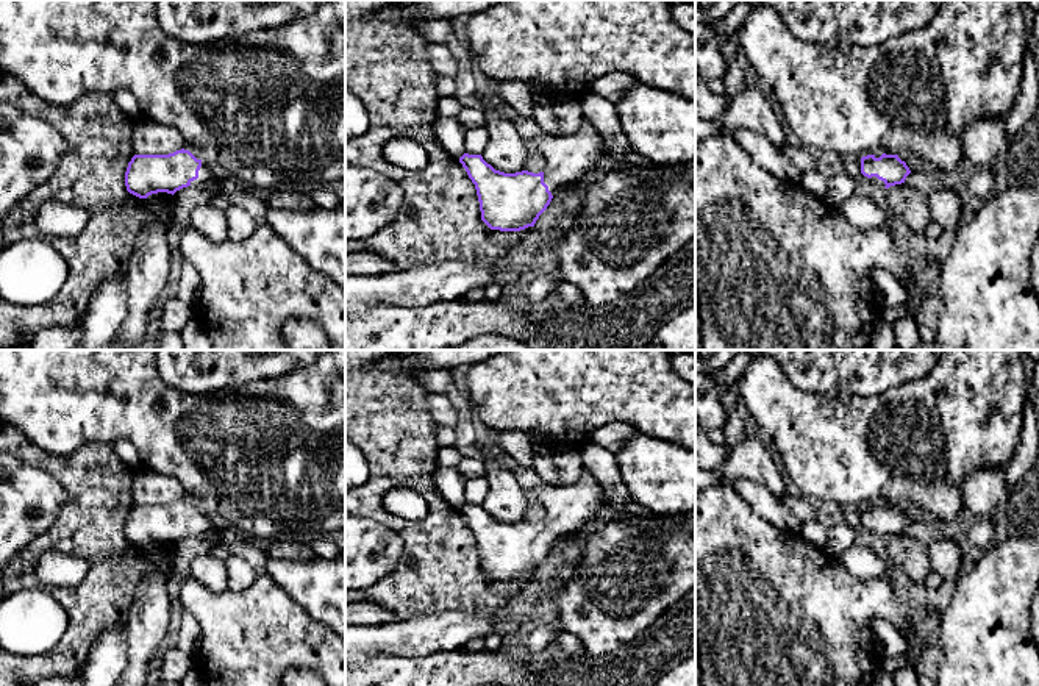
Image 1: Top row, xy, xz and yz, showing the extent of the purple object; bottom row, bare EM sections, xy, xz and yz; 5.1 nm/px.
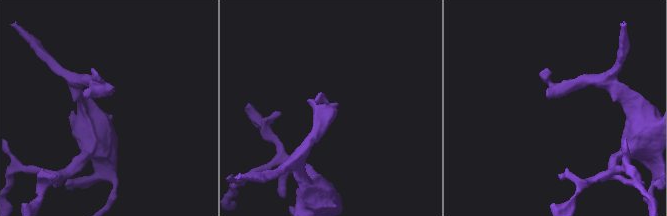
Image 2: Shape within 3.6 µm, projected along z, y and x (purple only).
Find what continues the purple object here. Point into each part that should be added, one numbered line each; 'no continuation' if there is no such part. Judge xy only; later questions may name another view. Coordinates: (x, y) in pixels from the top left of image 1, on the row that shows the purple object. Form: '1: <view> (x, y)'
1: xy (207, 177)

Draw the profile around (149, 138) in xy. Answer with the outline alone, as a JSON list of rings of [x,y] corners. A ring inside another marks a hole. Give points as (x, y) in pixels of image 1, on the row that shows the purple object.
[[[148,117],[133,122],[131,148],[134,155],[169,155],[184,148],[181,134]]]

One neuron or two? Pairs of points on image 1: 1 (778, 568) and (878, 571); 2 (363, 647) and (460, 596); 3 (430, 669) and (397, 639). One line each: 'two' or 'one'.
1: two
2: two
3: two

